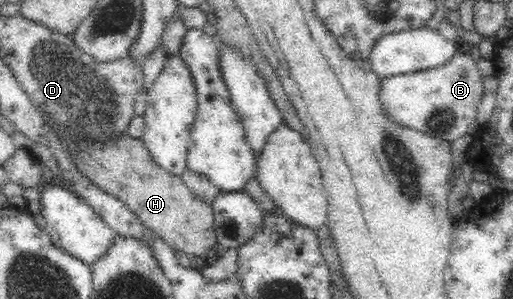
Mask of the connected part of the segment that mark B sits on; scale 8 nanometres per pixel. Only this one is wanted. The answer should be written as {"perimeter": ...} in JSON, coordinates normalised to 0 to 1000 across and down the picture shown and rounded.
{"perimeter":[[[891,177],[858,224],[747,261],[743,328],[752,375],[784,415],[883,478],[928,411],[943,264],[914,184]]]}

